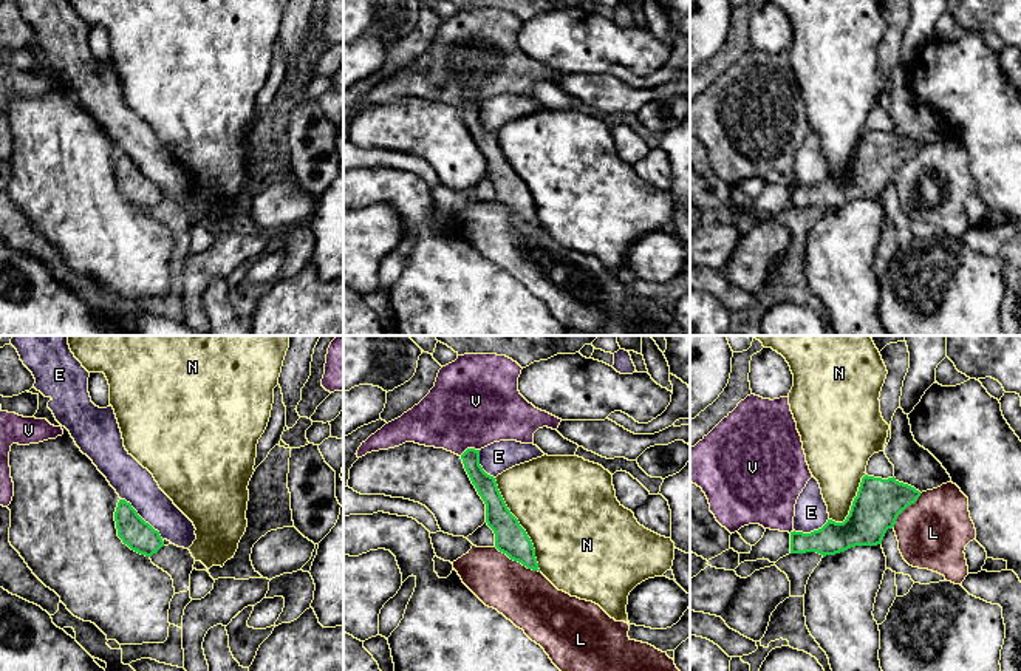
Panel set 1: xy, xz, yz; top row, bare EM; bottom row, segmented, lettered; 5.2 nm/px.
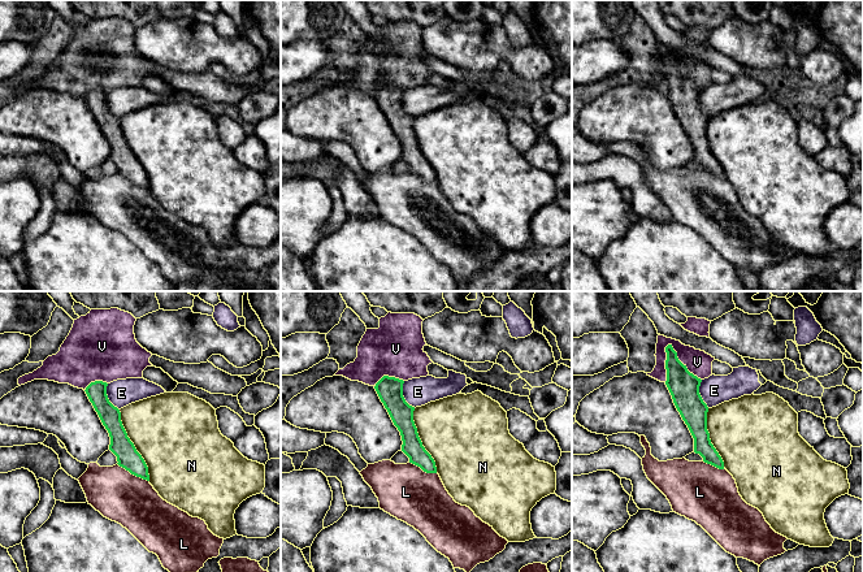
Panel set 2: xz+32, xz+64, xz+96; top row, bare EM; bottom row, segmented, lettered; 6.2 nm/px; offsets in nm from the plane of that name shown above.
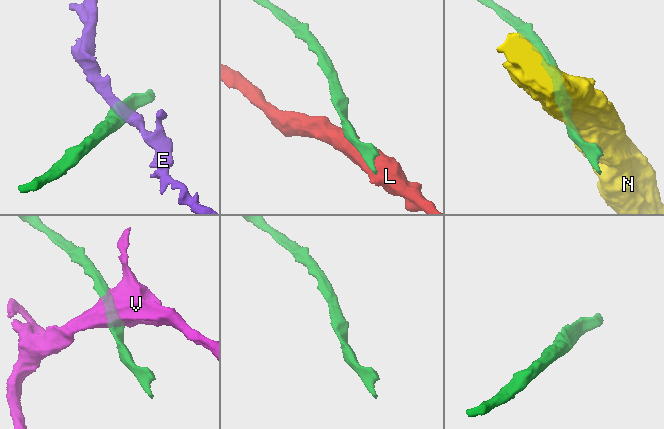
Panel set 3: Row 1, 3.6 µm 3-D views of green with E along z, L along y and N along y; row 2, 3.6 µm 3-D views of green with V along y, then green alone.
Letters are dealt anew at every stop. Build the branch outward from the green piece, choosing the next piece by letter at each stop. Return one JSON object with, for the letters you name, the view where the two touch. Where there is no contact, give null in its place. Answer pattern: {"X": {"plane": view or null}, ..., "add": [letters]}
{"add": []}

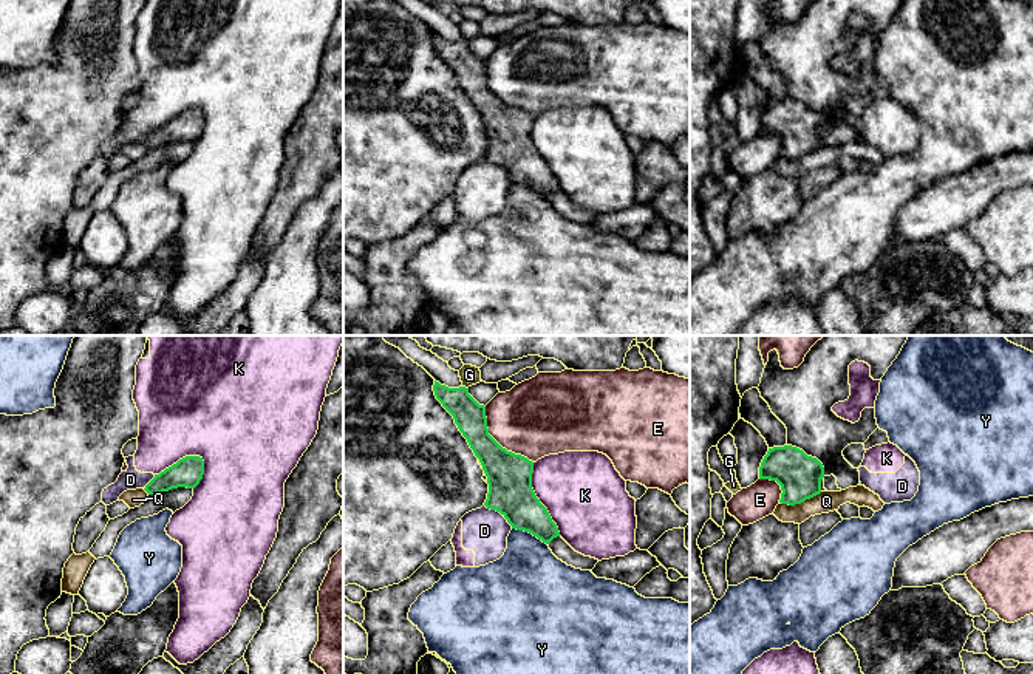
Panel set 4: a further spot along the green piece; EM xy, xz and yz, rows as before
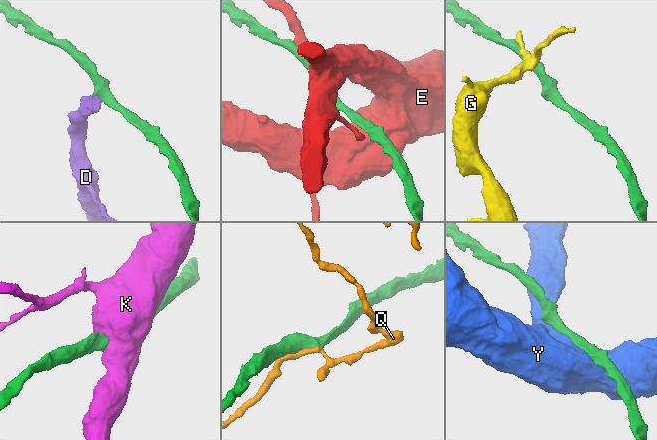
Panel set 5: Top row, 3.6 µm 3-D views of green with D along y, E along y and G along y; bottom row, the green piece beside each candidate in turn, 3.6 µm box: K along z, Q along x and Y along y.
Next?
{"add": []}

